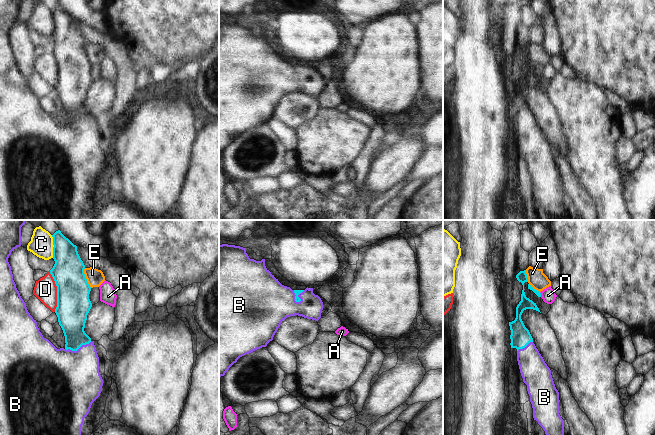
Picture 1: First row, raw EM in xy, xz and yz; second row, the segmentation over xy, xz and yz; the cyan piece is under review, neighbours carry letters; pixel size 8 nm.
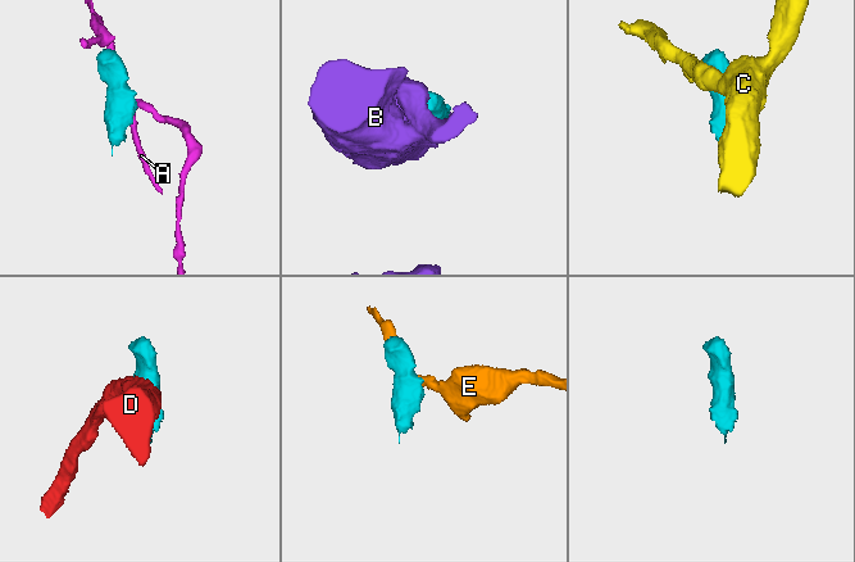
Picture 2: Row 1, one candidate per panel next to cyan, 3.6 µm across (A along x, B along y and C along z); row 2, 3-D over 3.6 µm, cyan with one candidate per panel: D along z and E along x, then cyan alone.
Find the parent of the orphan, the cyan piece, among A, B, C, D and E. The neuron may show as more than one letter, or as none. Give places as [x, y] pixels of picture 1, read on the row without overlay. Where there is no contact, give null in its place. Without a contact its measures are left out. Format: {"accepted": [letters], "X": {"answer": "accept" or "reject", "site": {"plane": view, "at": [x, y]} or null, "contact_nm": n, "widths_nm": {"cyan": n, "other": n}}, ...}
{"accepted": ["B"], "A": {"answer": "reject", "site": {"plane": "yz", "at": [540, 70]}, "contact_nm": 40, "widths_nm": {"cyan": 40, "other": 110}}, "B": {"answer": "accept", "site": {"plane": "xz", "at": [296, 71]}, "contact_nm": 120, "widths_nm": {"cyan": 50, "other": 380}}, "C": {"answer": "reject", "site": {"plane": "xy", "at": [54, 22]}, "contact_nm": 180, "widths_nm": {"cyan": 260, "other": 190}}, "D": {"answer": "reject", "site": {"plane": "xy", "at": [57, 68]}, "contact_nm": 320, "widths_nm": {"cyan": 280, "other": 180}}, "E": {"answer": "reject", "site": {"plane": "xy", "at": [85, 54]}, "contact_nm": 170, "widths_nm": {"cyan": 280, "other": 140}}}

